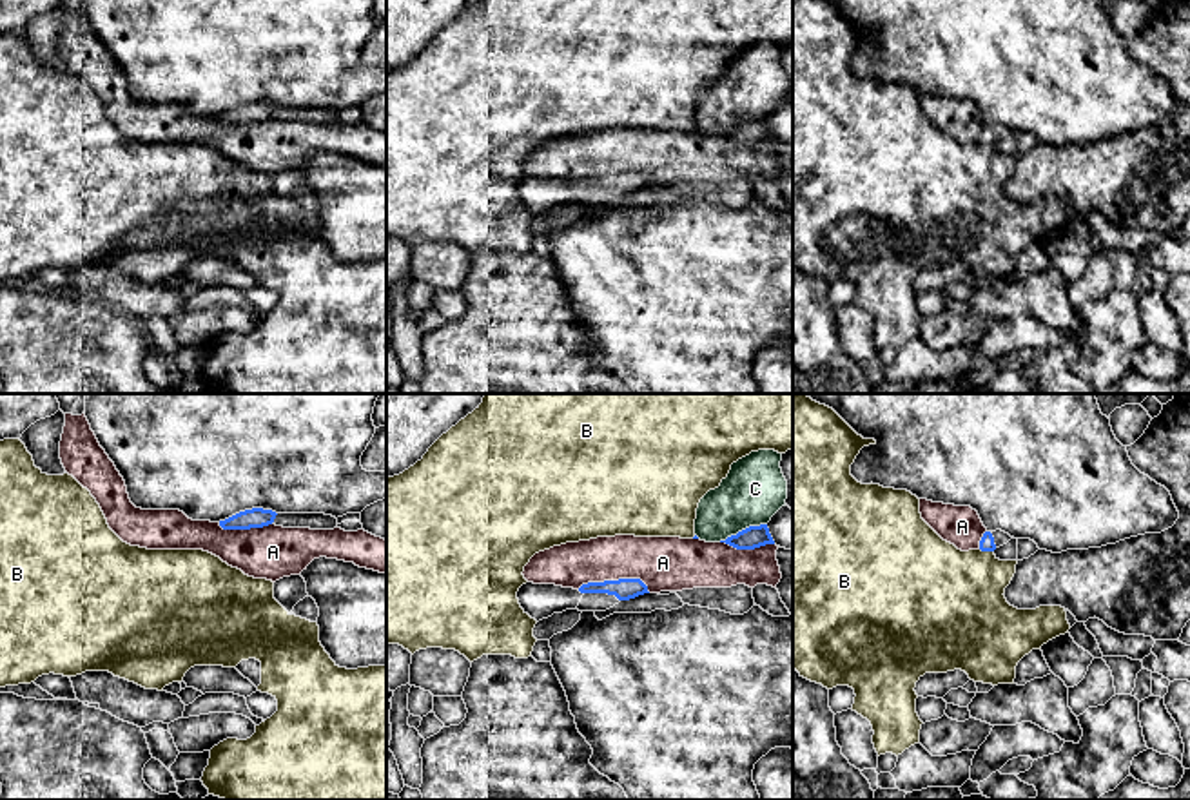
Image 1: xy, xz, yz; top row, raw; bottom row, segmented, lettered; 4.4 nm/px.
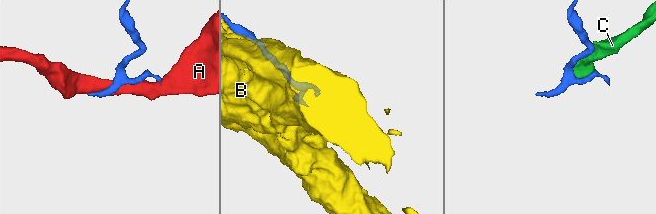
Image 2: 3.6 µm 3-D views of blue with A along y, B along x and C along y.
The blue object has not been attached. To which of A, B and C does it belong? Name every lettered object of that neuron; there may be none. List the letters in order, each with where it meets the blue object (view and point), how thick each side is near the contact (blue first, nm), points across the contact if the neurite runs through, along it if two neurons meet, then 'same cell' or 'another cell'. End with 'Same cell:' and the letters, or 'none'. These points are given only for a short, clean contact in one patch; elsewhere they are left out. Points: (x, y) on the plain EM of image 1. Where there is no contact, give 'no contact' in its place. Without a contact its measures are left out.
A: contact xz (615, 175); calibres 100 and 240 nm; another cell
B: contact yz (987, 144); calibres 60 and 420 nm; another cell
C: contact xz (742, 124); calibres 100 and 280 nm; another cell
Same cell: none

